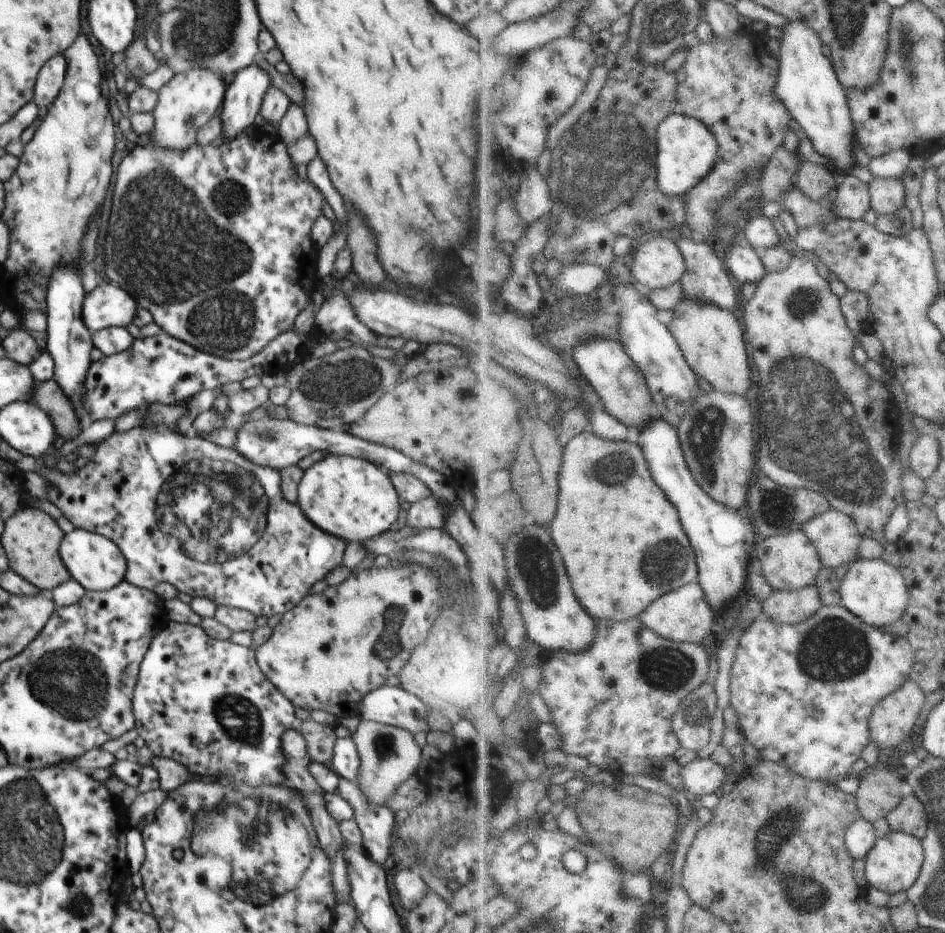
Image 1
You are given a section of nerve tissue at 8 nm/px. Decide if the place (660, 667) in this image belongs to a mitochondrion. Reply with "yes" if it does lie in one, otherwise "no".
yes

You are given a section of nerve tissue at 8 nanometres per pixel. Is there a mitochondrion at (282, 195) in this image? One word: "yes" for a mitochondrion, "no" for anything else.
no

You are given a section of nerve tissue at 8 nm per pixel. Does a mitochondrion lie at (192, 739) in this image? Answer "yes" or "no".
no

